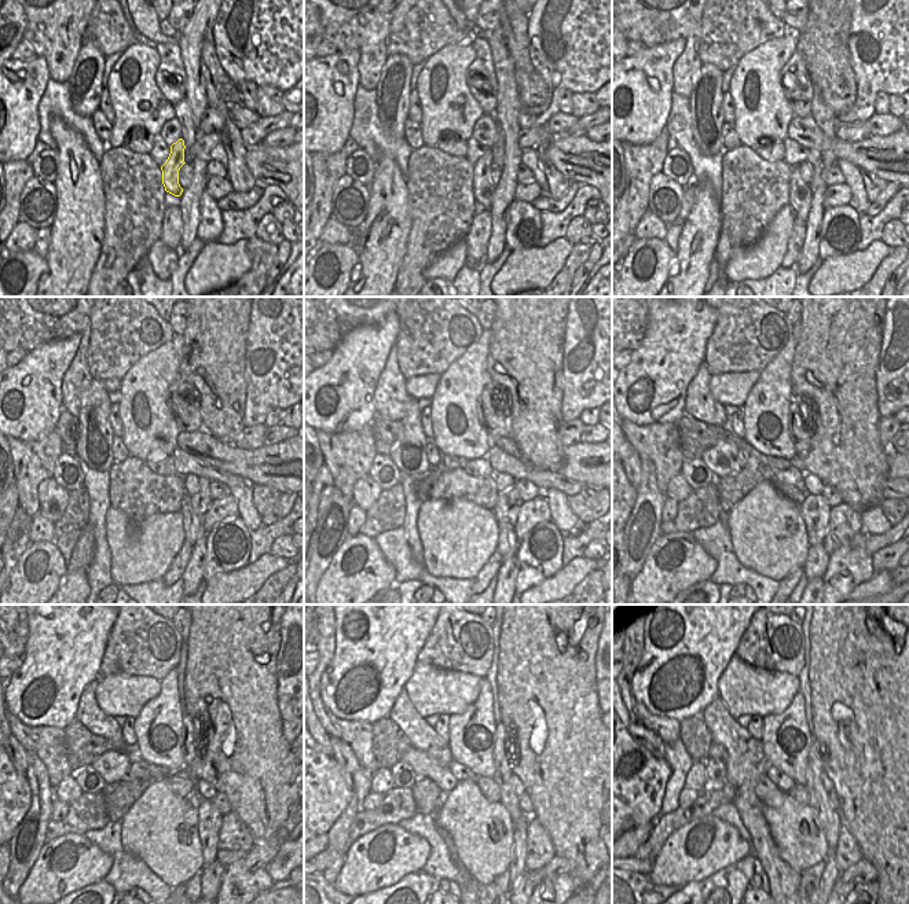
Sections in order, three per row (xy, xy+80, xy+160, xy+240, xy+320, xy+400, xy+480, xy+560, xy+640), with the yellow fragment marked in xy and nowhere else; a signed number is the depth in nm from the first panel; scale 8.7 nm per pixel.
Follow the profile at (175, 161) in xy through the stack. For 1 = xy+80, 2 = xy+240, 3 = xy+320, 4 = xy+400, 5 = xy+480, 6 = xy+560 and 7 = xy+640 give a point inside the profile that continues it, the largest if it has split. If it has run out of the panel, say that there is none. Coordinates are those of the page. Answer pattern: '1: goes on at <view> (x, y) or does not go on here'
1: goes on at xy+80 (483, 188)
2: goes on at xy+240 (193, 526)
3: goes on at xy+320 (508, 544)
4: goes on at xy+400 (816, 563)
5: goes on at xy+480 (211, 878)
6: goes on at xy+560 (531, 878)
7: goes on at xy+640 (839, 884)

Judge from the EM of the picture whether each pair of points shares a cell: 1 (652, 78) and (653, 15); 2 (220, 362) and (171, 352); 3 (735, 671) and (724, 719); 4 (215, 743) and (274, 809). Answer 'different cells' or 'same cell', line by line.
1: different cells
2: different cells
3: different cells
4: same cell

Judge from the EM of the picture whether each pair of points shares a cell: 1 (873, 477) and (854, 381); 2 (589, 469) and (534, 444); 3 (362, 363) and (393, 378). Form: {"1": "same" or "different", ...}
{"1": "same", "2": "different", "3": "different"}

